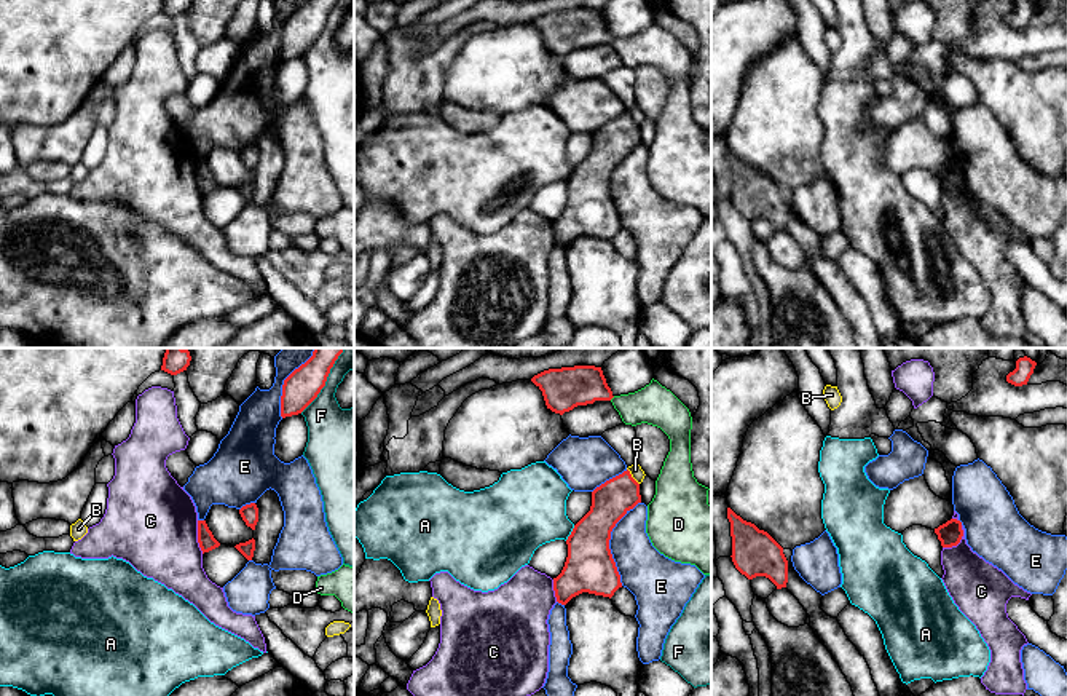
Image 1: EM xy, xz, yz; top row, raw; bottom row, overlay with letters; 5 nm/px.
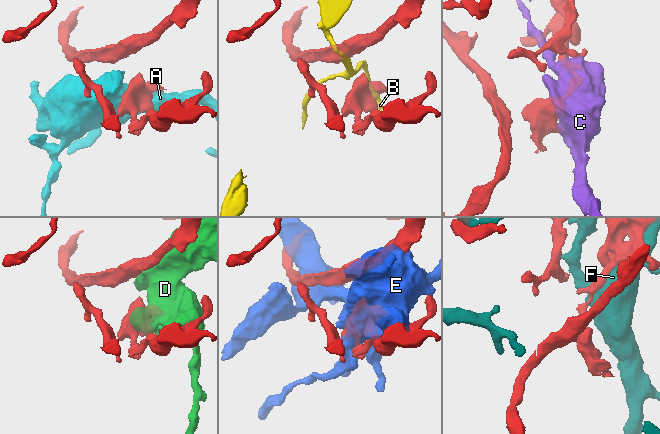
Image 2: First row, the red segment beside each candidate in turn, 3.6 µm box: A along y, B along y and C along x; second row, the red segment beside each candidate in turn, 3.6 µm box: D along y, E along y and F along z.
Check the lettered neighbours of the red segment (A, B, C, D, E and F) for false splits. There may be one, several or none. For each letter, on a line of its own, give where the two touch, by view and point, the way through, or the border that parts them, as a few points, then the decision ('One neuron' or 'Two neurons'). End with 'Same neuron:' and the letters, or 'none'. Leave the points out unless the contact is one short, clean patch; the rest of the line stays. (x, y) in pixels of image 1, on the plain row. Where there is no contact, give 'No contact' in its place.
A: Touches red at xz (571, 176). Two neurons
B: Touches red at xz (630, 118). Two neurons
C: Touches red at yz (959, 184). Boundary: yz (962, 168), (962, 181), (956, 187), (943, 190). Two neurons
D: Touches red at xz (611, 40). Two neurons
E: Touches red at xz (608, 185). Two neurons
F: Touches red at xy (324, 27). Two neurons
Same neuron: none

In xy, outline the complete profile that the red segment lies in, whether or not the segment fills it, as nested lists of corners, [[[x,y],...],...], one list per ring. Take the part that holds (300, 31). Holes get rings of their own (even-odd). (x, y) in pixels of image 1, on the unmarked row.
[[[309,0],[284,22],[281,38],[282,61],[301,56],[317,40],[337,2]]]

